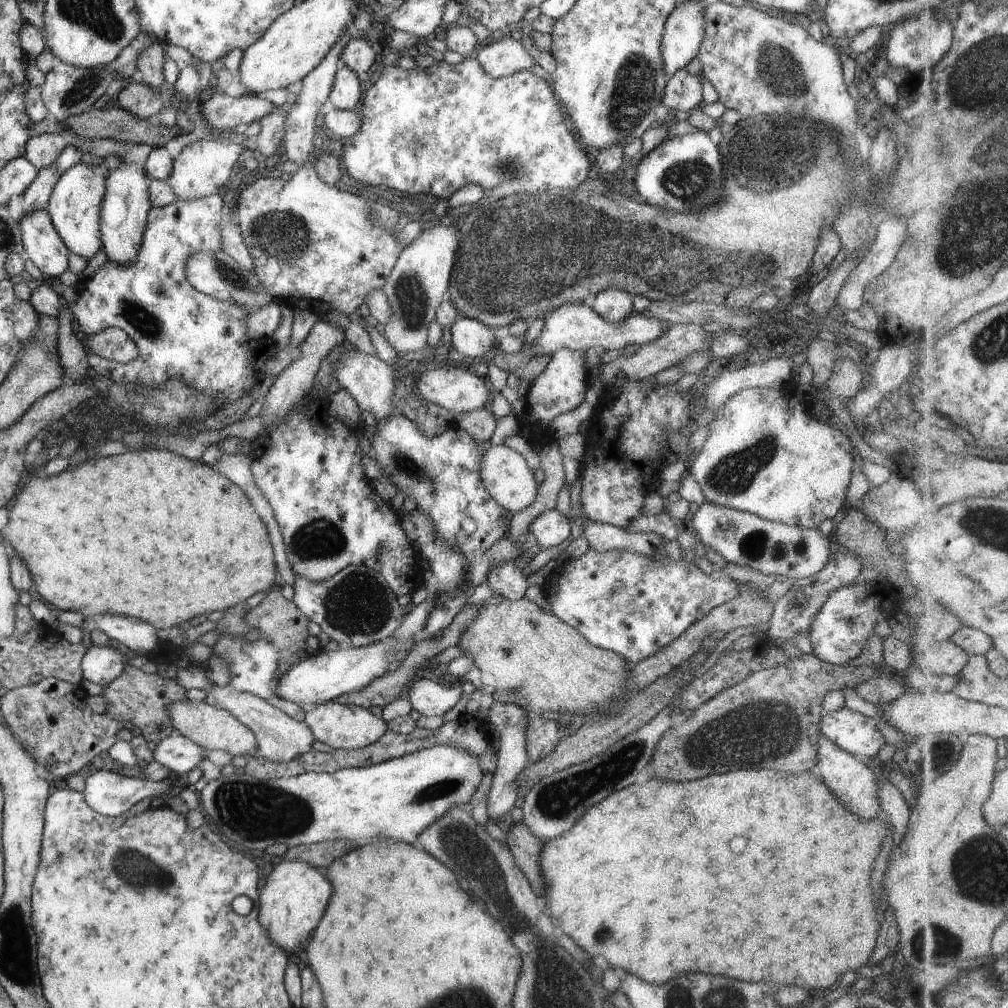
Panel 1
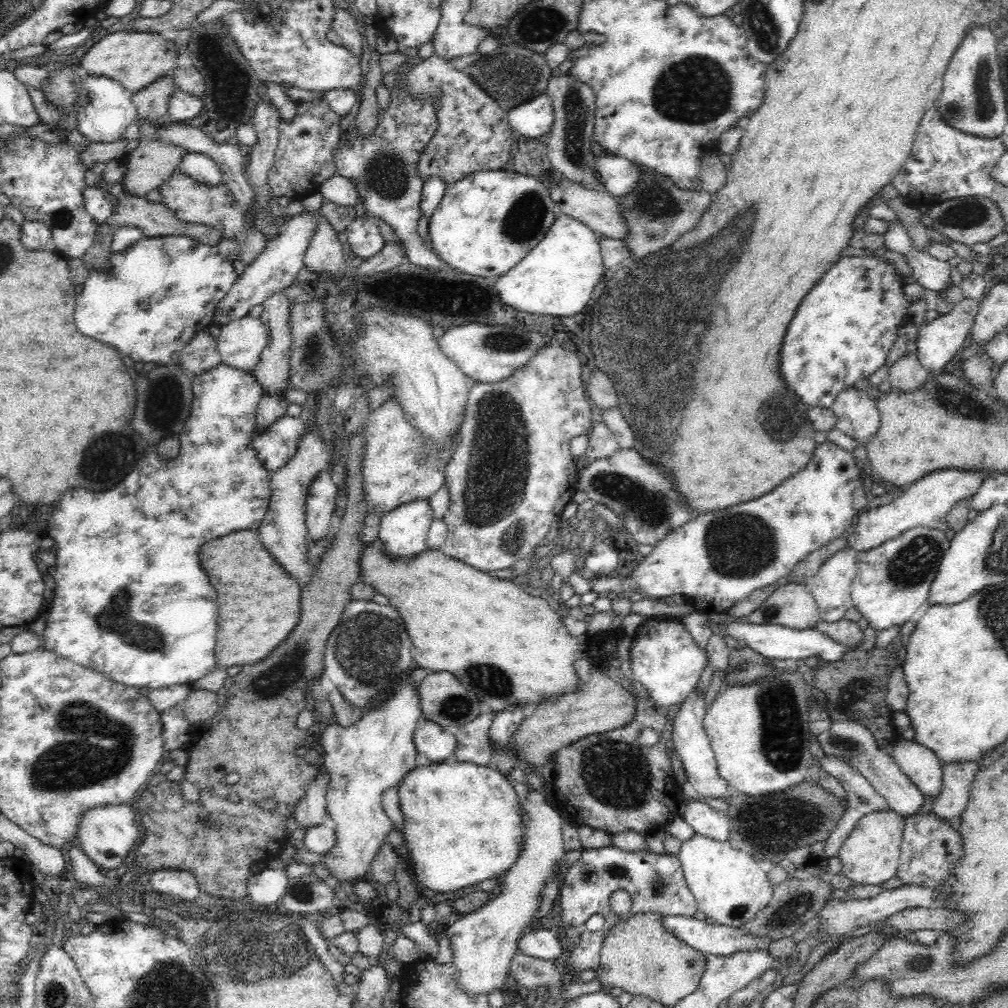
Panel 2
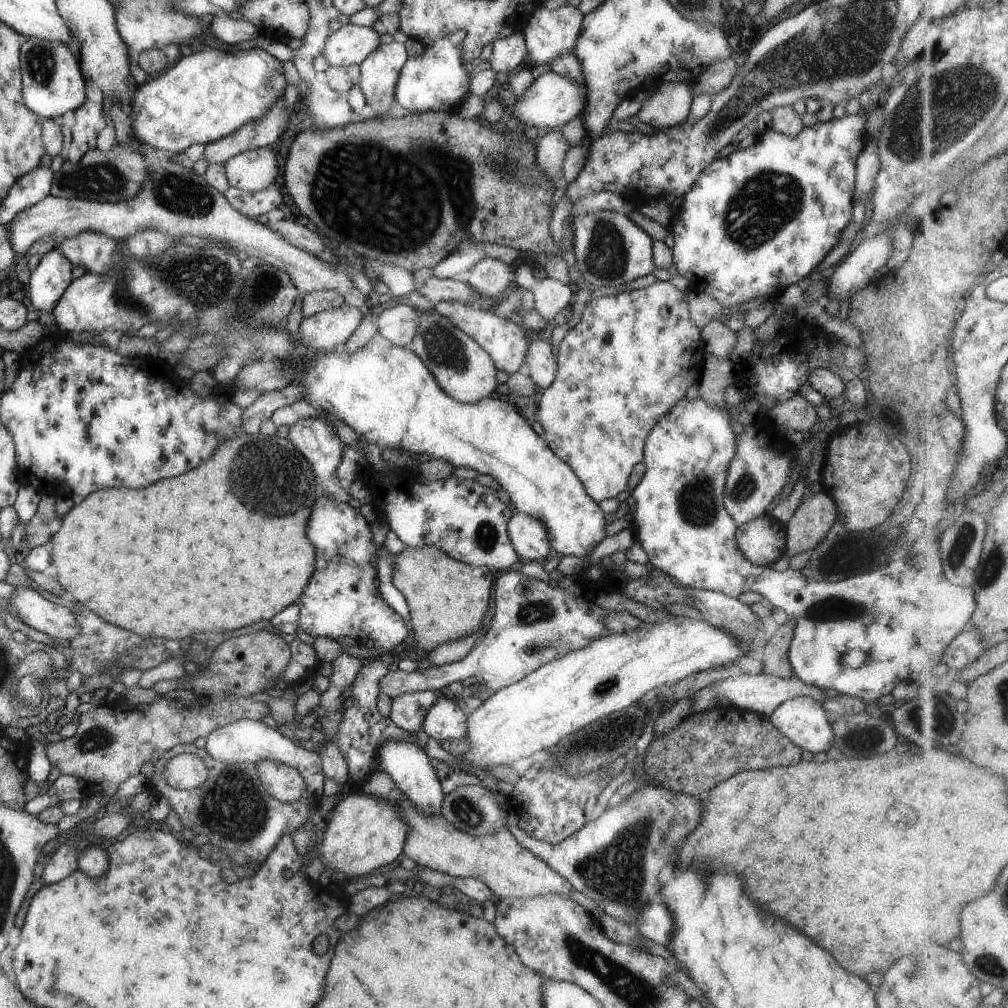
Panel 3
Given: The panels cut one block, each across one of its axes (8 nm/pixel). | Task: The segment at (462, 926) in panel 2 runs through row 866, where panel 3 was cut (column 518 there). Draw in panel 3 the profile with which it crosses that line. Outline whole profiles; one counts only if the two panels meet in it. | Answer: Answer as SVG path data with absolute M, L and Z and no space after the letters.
M514 511L506 529L519 561L544 562L552 555L545 527L537 519Z

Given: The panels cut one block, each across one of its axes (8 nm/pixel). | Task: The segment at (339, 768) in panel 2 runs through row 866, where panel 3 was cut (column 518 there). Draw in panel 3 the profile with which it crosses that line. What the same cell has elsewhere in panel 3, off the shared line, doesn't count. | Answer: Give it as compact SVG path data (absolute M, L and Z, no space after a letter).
M437 301L434 303L433 310L448 318L459 330L462 330L477 342L489 354L496 370L504 370L509 374L523 370L529 341L521 328L510 321L509 318L497 316L491 310L480 309L471 304L459 303L459 301Z

